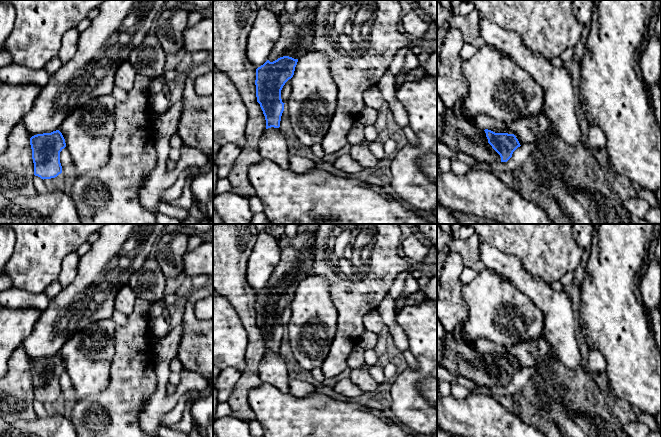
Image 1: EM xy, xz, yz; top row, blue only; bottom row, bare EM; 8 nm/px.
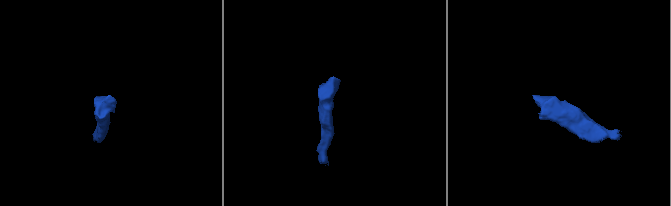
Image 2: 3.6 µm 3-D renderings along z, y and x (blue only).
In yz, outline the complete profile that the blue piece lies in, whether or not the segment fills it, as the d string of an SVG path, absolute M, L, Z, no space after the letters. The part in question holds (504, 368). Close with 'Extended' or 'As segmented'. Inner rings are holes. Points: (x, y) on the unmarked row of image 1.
M446 334L441 366L454 376L462 376L479 386L507 386L520 371L514 358L481 353Z. Extended

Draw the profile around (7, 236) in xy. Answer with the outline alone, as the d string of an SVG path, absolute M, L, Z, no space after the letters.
M0 227L0 276L3 275L4 267L13 254L16 244L16 235L13 229Z

